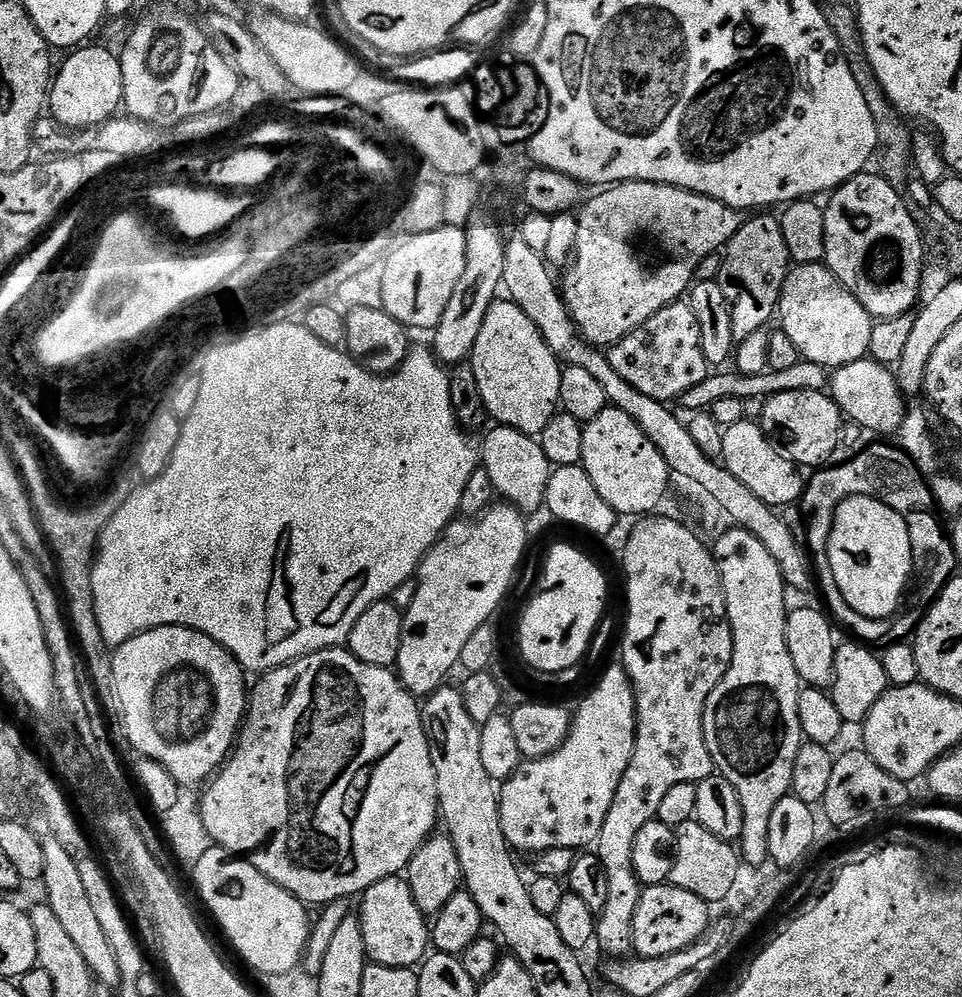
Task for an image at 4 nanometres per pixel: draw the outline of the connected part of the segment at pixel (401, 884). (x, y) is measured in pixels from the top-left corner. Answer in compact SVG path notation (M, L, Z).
M403 875L380 879L361 895L360 902L358 917L371 963L386 968L413 968L427 957L430 926L425 913L414 902L412 887Z

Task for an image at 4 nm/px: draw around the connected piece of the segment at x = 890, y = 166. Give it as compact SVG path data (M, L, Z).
M851 3L827 5L824 8L824 17L830 30L834 30L834 34L838 38L840 49L844 52L846 62L850 66L850 74L854 74L854 82L858 82L858 90L862 90L862 98L866 98L866 106L870 106L870 115L874 118L874 127L878 129L878 142L874 146L874 154L868 163L867 175L881 176L886 182L897 186L907 185L910 180L910 173L913 171L913 129L905 123L900 113L892 107L892 103L884 95L882 86L866 58L864 44L860 40L860 30L856 27L856 14L853 5Z

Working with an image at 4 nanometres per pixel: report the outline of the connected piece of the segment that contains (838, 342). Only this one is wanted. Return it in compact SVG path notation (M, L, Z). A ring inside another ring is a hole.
M823 263L801 264L789 271L780 295L779 320L801 357L820 368L835 370L868 356L874 317Z

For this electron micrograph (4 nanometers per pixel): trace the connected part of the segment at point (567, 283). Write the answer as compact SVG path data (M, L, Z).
M631 180L625 184L614 184L605 187L603 190L597 192L600 193L598 193L588 205L585 203L583 207L579 209L576 251L570 263L567 265L566 271L563 273L565 276L564 284L562 283L562 295L564 305L568 308L573 323L576 324L576 331L578 331L580 336L587 340L588 343L604 350L611 345L617 344L622 338L626 338L626 334L638 330L638 326L642 326L642 322L646 322L646 318L654 318L654 314L658 314L658 310L677 303L677 301L683 297L680 295L682 295L683 292L685 295L685 293L691 289L696 280L696 271L700 263L708 256L717 255L721 249L732 241L734 234L738 234L738 230L743 226L746 216L741 209L726 206L714 198L706 198L697 192L687 192L681 188L666 186L665 184L655 184L654 182Z

